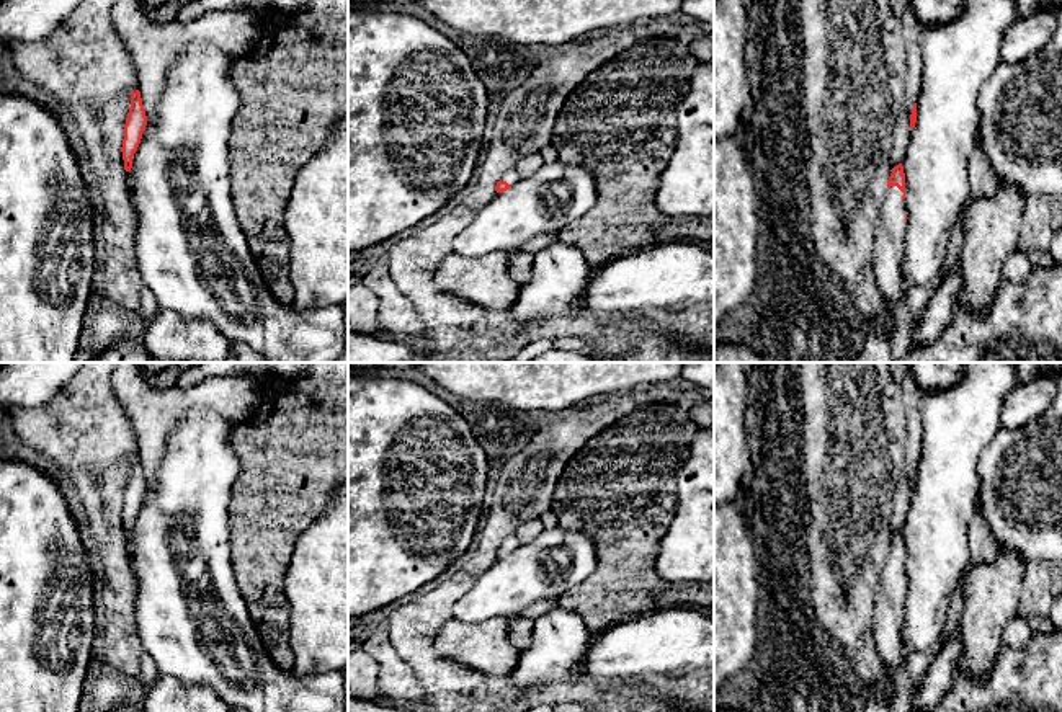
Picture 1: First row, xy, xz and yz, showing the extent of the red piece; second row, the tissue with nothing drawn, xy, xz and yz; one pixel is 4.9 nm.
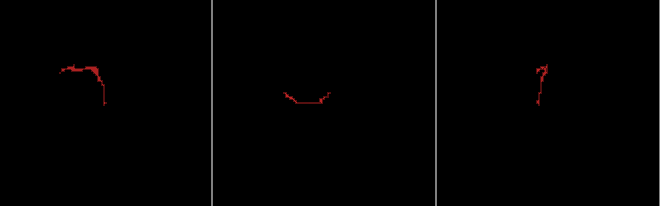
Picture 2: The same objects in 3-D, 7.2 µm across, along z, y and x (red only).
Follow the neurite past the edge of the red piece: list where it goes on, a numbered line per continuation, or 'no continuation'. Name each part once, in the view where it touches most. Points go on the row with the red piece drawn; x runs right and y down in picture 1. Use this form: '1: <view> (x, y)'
1: yz (891, 226)

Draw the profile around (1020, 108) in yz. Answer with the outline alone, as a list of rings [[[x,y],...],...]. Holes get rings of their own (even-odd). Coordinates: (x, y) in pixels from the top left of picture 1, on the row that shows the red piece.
[[[1062,7],[1051,41],[1023,62],[1000,62],[982,88],[975,145],[985,152],[998,183],[1016,186],[1024,198],[1033,194],[1062,196]]]

